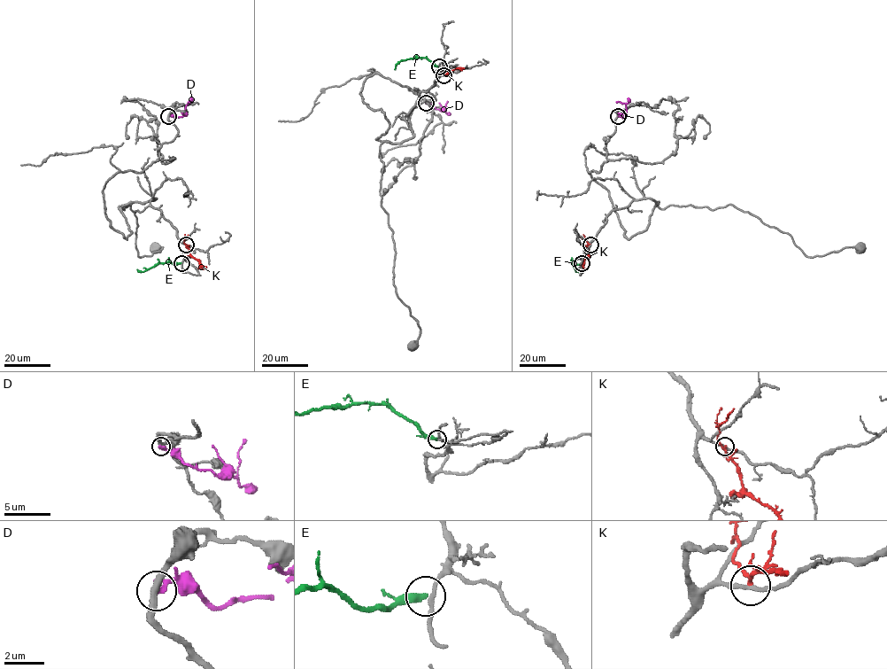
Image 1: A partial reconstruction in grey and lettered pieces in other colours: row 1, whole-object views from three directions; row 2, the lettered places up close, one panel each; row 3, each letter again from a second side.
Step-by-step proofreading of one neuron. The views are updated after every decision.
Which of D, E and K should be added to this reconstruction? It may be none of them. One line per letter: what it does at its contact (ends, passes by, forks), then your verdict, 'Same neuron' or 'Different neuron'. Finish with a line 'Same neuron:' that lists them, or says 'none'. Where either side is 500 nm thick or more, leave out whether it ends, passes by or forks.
D: It ends there. Different neuron
E: It ends there. Different neuron
K: It passes by. Different neuron
Same neuron: none

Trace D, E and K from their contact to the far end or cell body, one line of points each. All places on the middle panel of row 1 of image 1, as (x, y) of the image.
D: (426, 103), (444, 111), (448, 101)
E: (439, 66), (420, 58), (400, 61), (395, 69)
K: (443, 74), (458, 68), (462, 70)

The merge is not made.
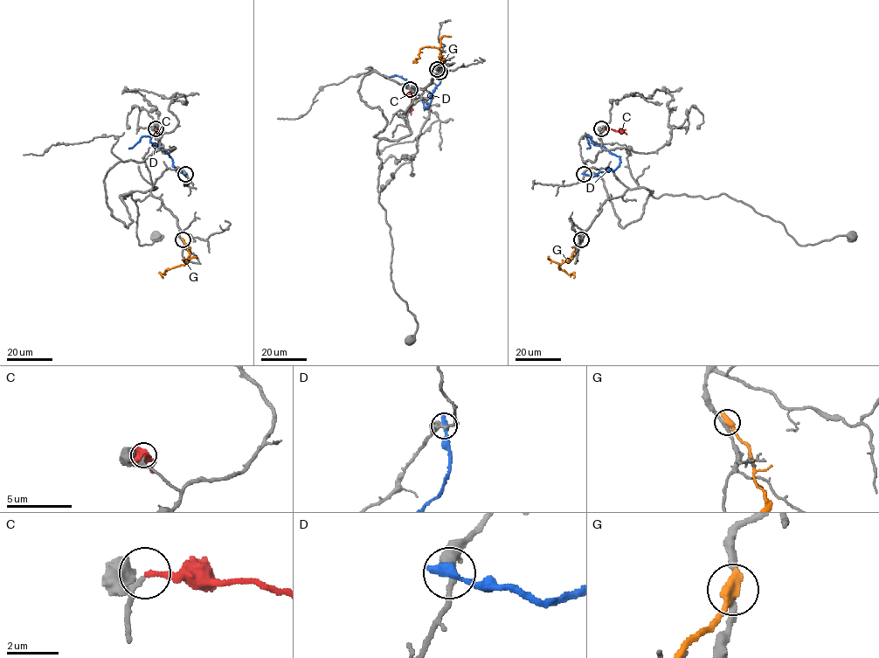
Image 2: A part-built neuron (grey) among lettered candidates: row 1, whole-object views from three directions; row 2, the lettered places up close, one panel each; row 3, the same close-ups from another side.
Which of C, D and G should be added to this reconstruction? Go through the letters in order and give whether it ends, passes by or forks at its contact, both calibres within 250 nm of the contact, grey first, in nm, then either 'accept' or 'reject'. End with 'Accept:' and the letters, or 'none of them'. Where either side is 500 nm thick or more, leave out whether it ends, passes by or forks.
C: it ends; calibres 170 and 180 nm; accept
D: it ends; calibres 360 and 440 nm; reject
G: calibres 240 and 550 nm; reject
Accept: C

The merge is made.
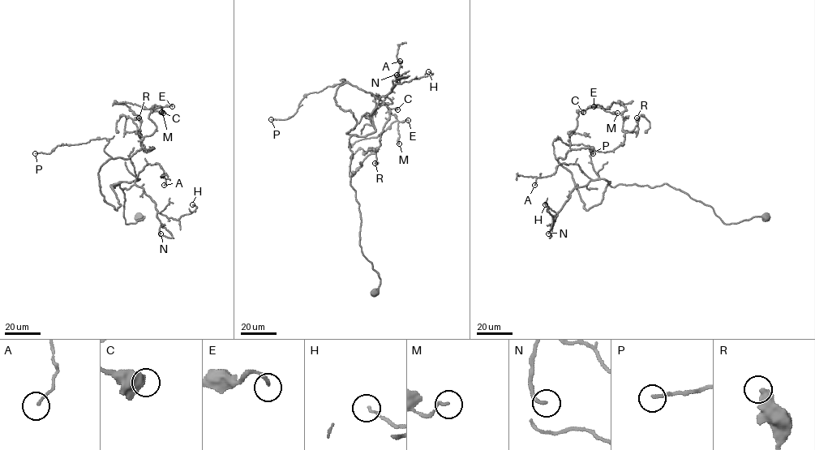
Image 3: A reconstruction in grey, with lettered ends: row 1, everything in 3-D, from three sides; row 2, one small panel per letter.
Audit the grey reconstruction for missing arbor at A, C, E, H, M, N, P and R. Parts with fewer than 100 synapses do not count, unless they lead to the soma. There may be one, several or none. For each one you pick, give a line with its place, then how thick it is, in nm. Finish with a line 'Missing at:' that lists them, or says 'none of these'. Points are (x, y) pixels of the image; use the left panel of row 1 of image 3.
Missing at: none of these

